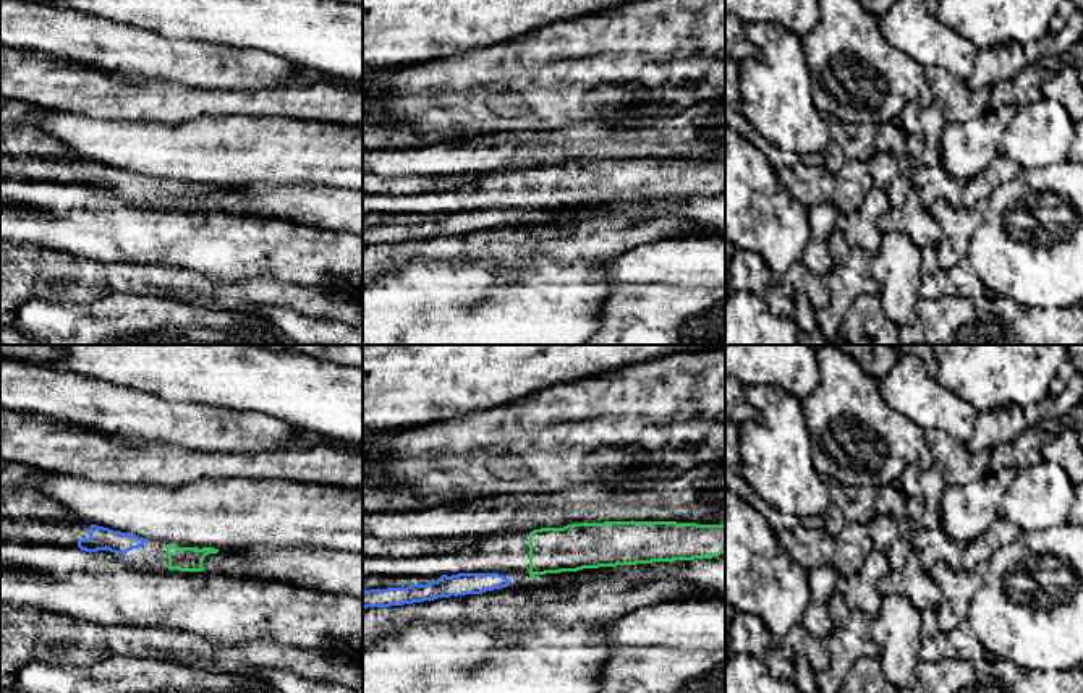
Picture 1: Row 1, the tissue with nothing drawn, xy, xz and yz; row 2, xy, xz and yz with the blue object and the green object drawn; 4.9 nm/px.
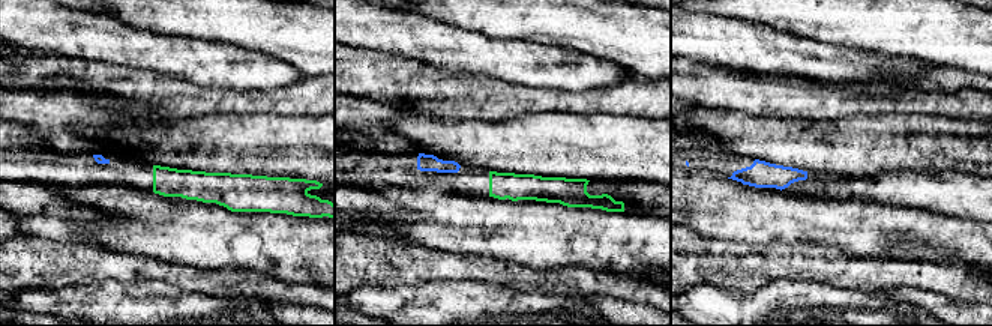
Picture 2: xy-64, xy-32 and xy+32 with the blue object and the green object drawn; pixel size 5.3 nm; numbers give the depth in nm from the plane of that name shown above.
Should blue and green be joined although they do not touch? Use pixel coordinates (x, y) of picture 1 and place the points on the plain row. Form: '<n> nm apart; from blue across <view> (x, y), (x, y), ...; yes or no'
110 nm apart; from blue across xy (146, 178), (167, 183); yes

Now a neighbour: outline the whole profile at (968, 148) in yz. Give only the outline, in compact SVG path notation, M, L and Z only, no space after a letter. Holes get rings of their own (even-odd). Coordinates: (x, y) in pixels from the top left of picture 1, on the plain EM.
M986 112L963 123L945 123L942 130L942 167L966 183L986 170L999 155L1005 125L996 112Z

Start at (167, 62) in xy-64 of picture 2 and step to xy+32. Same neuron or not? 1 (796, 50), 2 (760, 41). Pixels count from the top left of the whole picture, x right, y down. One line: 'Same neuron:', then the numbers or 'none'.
Same neuron: 1, 2

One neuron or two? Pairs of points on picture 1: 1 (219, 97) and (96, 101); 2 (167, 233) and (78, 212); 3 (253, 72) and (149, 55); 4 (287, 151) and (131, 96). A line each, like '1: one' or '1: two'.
1: one
2: one
3: one
4: two

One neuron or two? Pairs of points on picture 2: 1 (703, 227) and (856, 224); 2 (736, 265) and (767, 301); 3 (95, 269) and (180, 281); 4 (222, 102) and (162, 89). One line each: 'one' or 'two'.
1: one
2: two
3: one
4: one

